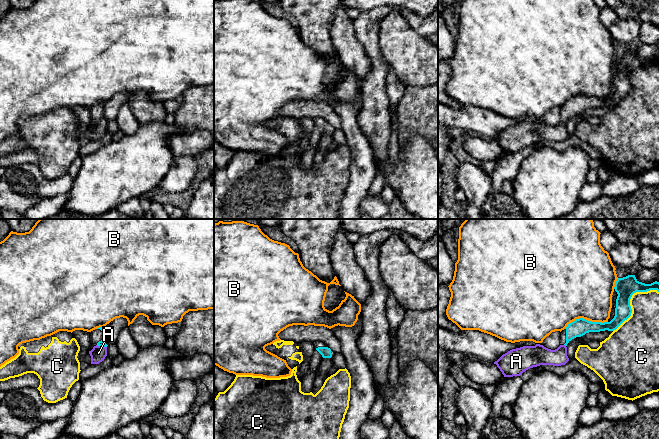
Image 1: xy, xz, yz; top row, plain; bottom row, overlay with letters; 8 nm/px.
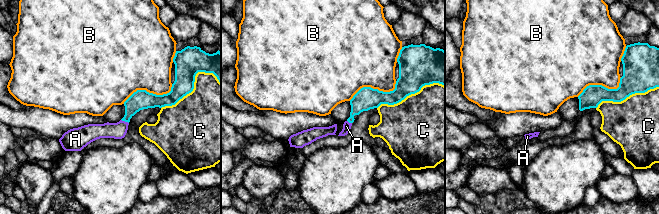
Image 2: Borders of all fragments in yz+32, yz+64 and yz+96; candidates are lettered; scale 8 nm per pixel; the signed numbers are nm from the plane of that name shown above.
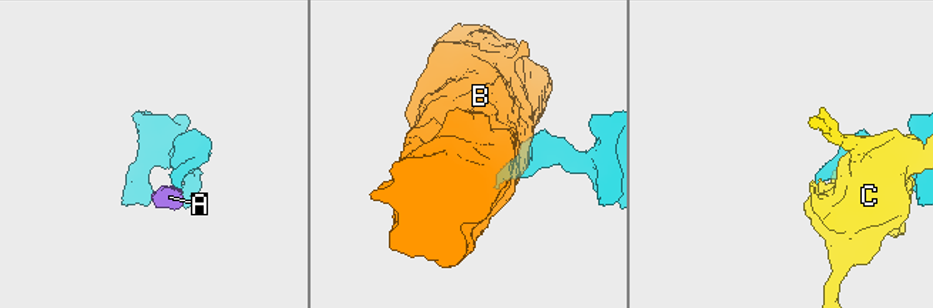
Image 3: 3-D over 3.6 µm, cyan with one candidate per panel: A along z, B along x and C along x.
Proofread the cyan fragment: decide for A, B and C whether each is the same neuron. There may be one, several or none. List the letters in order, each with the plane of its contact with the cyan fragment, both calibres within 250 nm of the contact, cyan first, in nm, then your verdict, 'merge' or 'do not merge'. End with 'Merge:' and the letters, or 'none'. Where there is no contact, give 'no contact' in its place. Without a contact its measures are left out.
A: contact in xy; calibres 50 and 120 nm; merge
B: contact in yz; calibres 140 and 480 nm; do not merge
C: contact in yz; calibres 160 and 280 nm; do not merge
Merge: A

